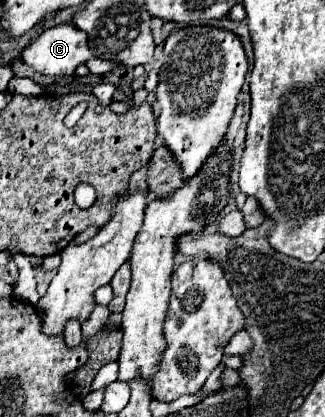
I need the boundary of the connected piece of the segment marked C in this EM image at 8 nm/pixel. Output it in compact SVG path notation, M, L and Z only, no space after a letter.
M72 22L44 30L24 52L22 60L46 76L74 76L78 64L92 58L88 38Z

